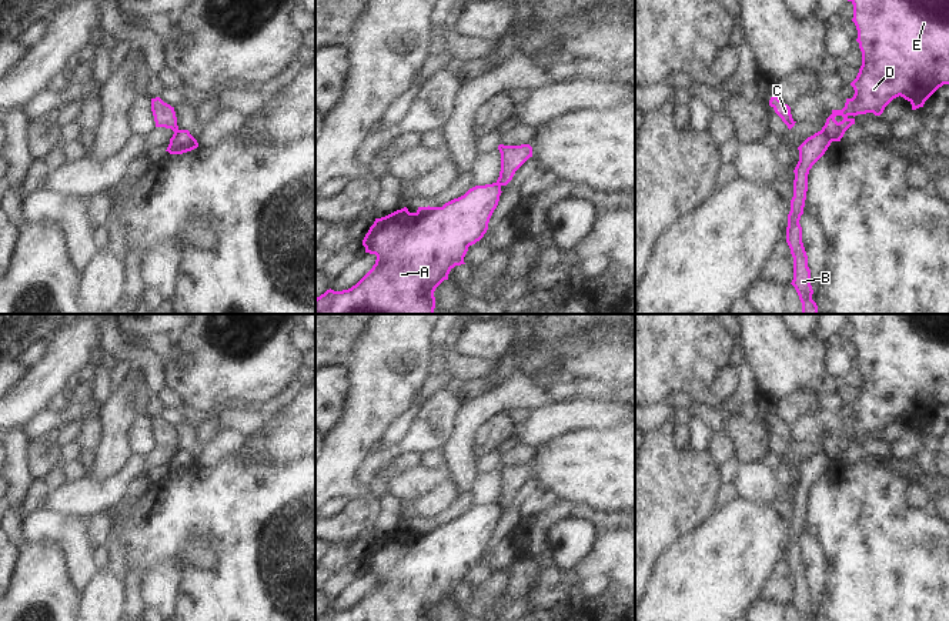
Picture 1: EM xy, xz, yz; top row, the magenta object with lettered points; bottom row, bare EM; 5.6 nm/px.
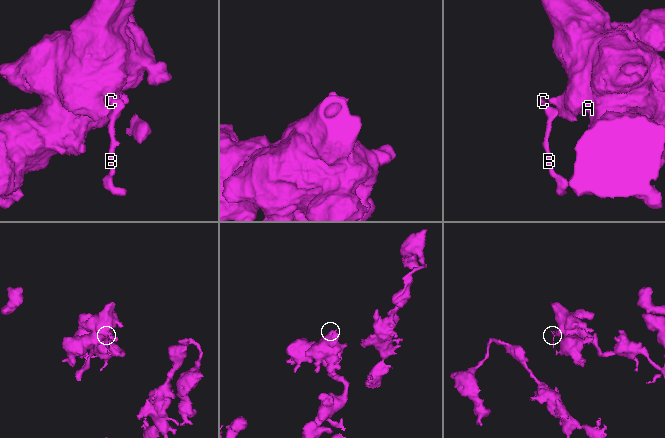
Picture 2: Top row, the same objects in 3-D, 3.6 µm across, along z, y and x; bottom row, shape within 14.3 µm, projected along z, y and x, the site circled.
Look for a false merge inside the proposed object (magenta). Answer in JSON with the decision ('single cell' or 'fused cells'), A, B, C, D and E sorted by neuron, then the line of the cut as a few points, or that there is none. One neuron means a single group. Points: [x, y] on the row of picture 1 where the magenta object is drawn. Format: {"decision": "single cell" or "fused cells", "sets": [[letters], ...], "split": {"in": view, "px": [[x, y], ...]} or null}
{"decision": "fused cells", "sets": [["A", "D", "E"], ["B", "C"]], "split": {"in": "yz", "px": [[822, 129], [832, 140]]}}

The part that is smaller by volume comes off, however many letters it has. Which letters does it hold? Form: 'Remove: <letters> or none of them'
Remove: B, C

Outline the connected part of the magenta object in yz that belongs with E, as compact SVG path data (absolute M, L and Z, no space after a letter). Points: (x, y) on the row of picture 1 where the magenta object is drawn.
M848 0L853 4L852 21L858 30L862 66L851 83L855 90L842 110L832 110L825 130L832 141L841 141L855 124L855 116L881 116L896 97L903 97L912 110L943 84L949 84L949 0Z

